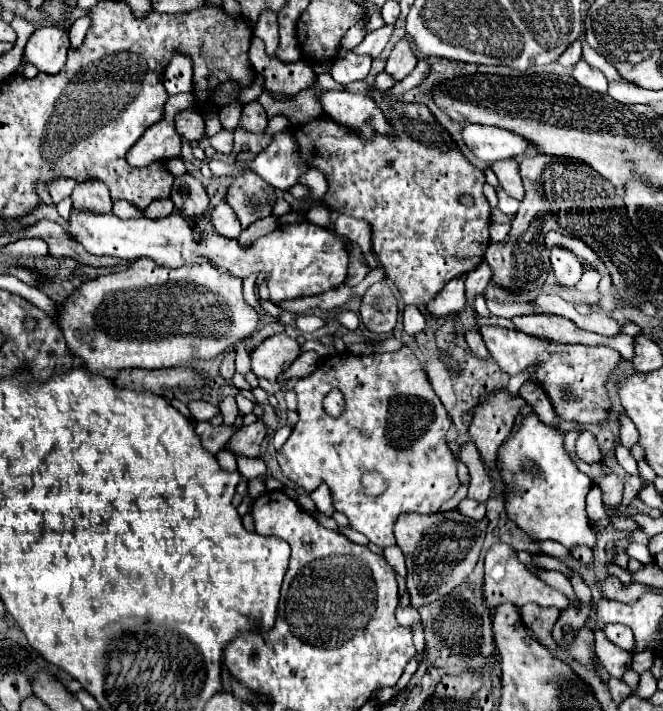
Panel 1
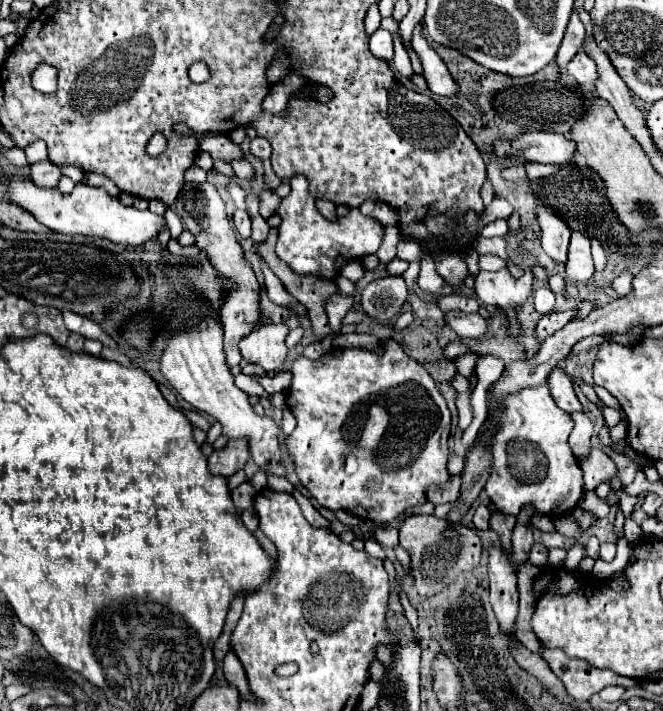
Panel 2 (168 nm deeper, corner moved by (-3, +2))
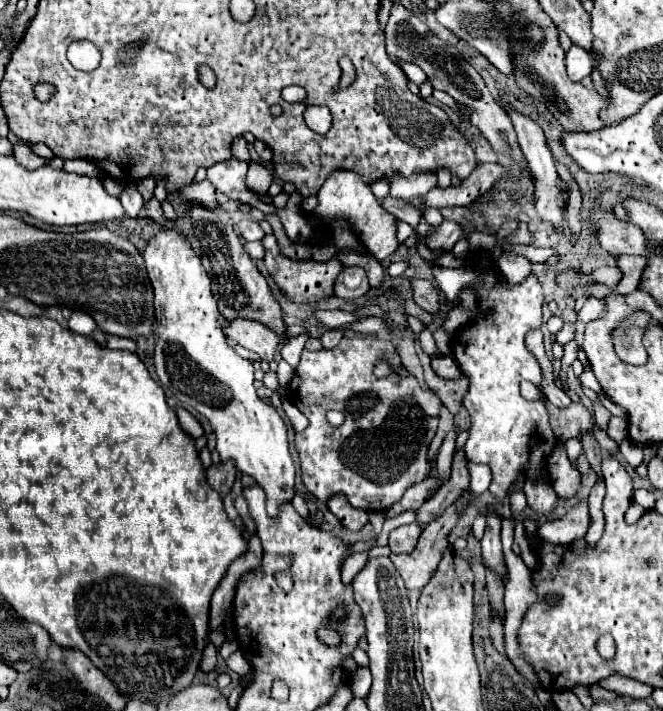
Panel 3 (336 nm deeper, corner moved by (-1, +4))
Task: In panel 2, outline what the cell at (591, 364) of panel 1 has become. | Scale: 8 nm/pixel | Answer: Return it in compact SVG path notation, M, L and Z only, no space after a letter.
M447 312L445 314L447 324L461 336L461 338L473 338L483 340L489 332L487 320L483 320L479 314L465 314L465 312Z

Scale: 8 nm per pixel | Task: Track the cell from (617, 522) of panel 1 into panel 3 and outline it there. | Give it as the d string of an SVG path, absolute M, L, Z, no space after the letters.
M563 442L557 444L557 450L553 452L553 458L549 462L553 462L553 466L549 466L549 470L553 470L555 492L559 496L573 496L579 490L581 474L571 466Z

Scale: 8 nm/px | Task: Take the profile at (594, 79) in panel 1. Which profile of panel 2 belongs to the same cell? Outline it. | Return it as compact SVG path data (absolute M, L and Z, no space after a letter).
M583 50L577 52L577 56L567 64L565 70L567 70L567 74L571 74L575 78L575 82L583 90L593 90L599 80L599 72L595 68L595 62Z

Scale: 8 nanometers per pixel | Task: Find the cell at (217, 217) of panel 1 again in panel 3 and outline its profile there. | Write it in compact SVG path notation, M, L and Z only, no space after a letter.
M245 218L245 220L241 220L241 222L237 224L237 234L239 234L243 240L261 240L261 238L265 236L263 230L261 230L261 226L259 226L259 222L249 220L249 218Z

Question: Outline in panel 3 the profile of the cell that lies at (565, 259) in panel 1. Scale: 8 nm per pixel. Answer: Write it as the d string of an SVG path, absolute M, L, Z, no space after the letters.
M501 100L501 106L505 108L505 112L509 114L513 126L515 126L515 132L519 136L519 144L521 144L521 150L529 162L529 170L533 174L533 186L535 186L535 206L537 206L537 212L541 214L543 220L551 222L557 230L563 226L563 214L561 214L561 206L565 204L565 190L567 190L567 184L557 176L557 170L555 170L555 162L553 162L553 156L551 156L551 150L547 148L547 138L543 134L543 128L531 120L529 116L521 114L519 110L515 110L513 106L505 104Z

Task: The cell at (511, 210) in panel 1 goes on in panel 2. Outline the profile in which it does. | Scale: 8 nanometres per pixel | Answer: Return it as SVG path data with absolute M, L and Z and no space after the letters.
M495 220L495 222L487 224L487 226L481 230L481 236L485 236L485 238L493 238L493 236L507 236L507 232L509 232L507 220Z

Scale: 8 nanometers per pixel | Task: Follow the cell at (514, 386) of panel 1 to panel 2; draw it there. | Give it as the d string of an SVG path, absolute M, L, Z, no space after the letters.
M568 310L565 312L549 312L549 314L545 314L545 316L539 320L537 328L535 328L537 340L543 342L547 336L555 334L557 330L561 330L561 328L563 328L576 313L577 310Z

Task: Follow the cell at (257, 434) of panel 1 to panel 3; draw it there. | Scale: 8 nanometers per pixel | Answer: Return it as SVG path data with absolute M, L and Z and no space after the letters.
M221 462L217 466L211 466L207 470L207 482L213 490L217 490L223 496L227 496L233 488L233 482L235 482L235 464L233 462Z

